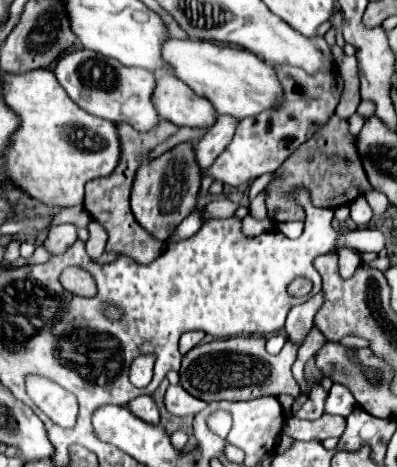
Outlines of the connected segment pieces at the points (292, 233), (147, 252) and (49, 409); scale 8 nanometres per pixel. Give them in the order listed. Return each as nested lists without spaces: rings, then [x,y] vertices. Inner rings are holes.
[[[286,221],[286,223],[278,223],[278,231],[282,231],[286,237],[296,239],[302,235],[304,223],[302,221]]]
[[[160,121],[160,127],[156,131],[138,133],[138,131],[132,131],[132,127],[124,127],[124,123],[122,123],[122,125],[118,125],[118,133],[120,133],[120,143],[124,147],[120,165],[116,167],[116,171],[110,177],[92,179],[86,183],[84,209],[92,215],[94,221],[98,221],[106,229],[106,233],[108,233],[106,251],[108,253],[126,255],[136,263],[152,263],[162,253],[164,243],[158,239],[152,239],[150,235],[146,235],[146,231],[142,227],[138,227],[138,223],[130,211],[130,187],[134,183],[134,175],[136,175],[138,167],[144,161],[148,161],[148,155],[156,145],[160,145],[162,141],[170,139],[176,133],[176,125],[170,121]]]
[[[30,375],[28,377],[28,395],[30,399],[58,425],[58,427],[72,427],[76,423],[76,415],[78,415],[78,403],[76,397],[68,391],[64,391],[60,385],[48,381],[48,379],[40,379]]]

